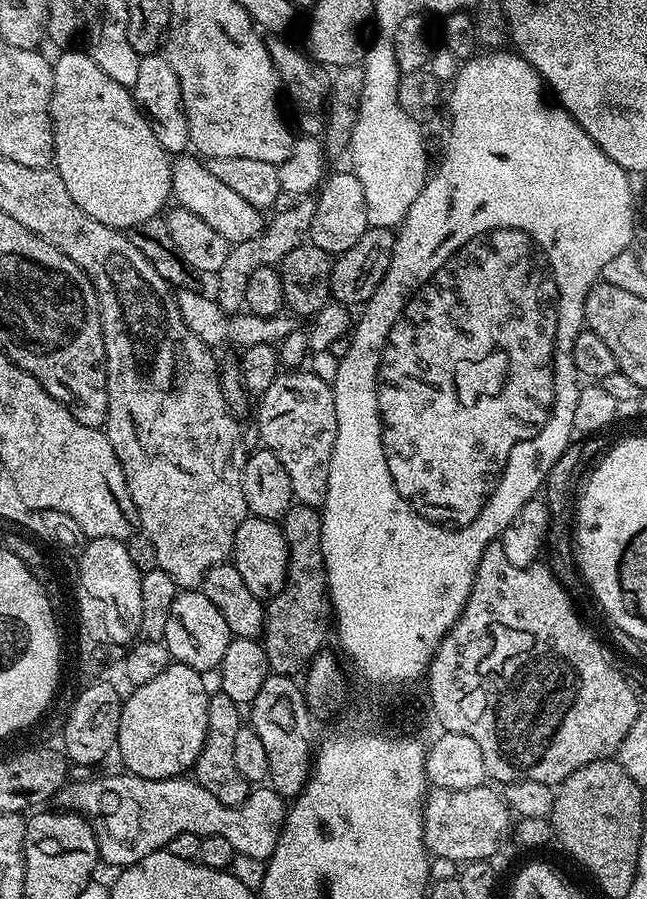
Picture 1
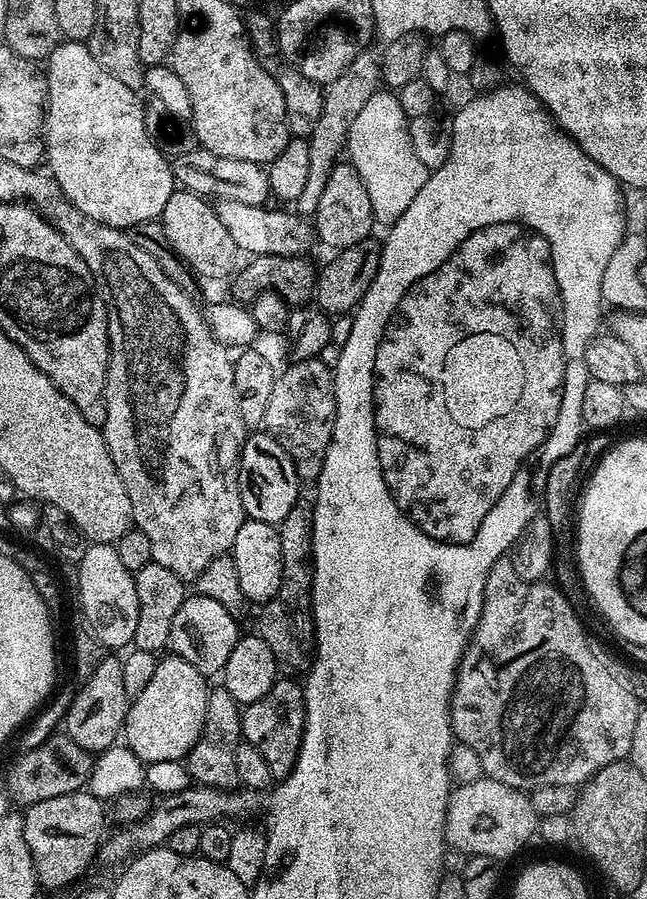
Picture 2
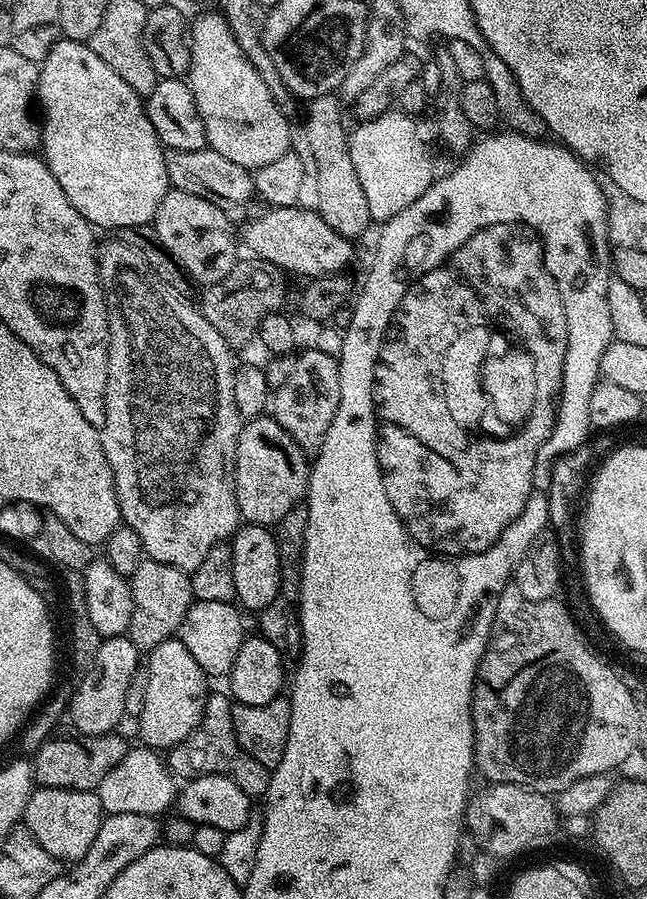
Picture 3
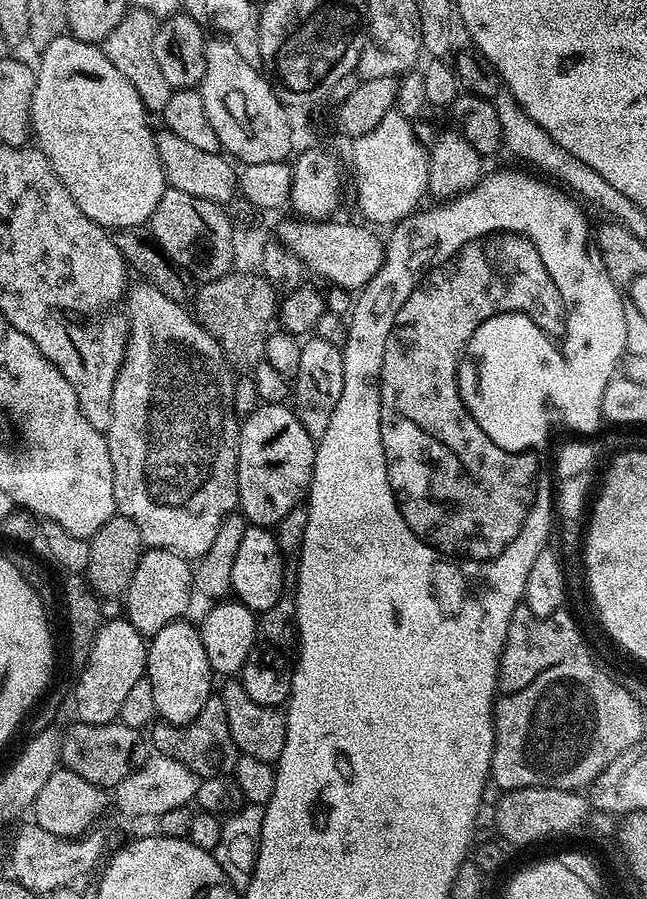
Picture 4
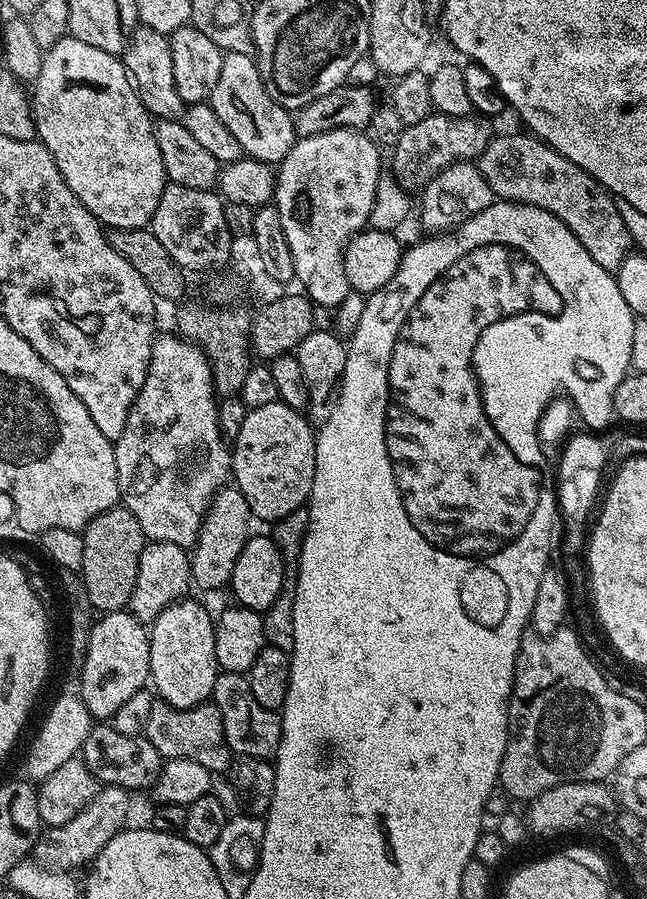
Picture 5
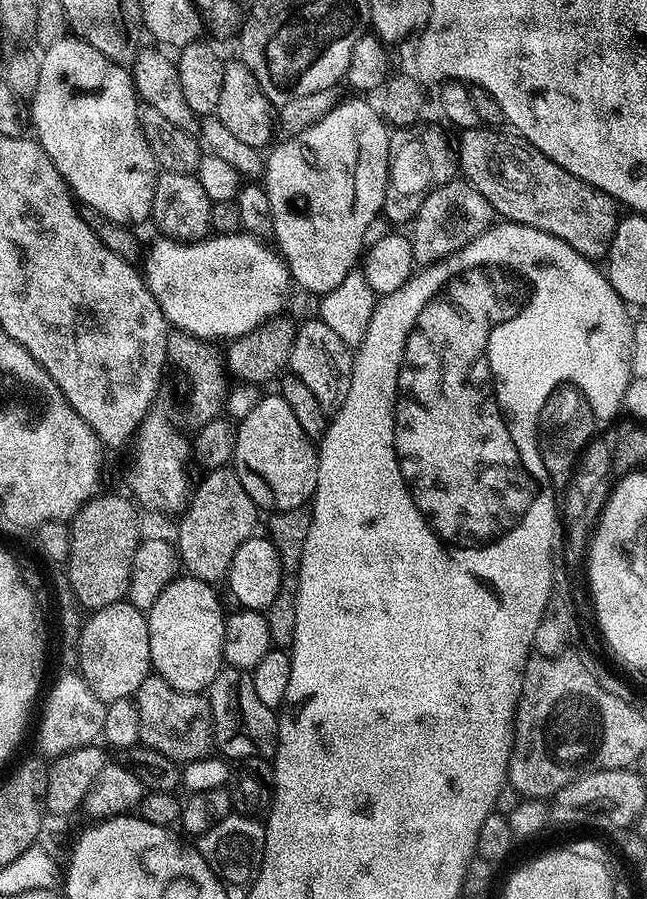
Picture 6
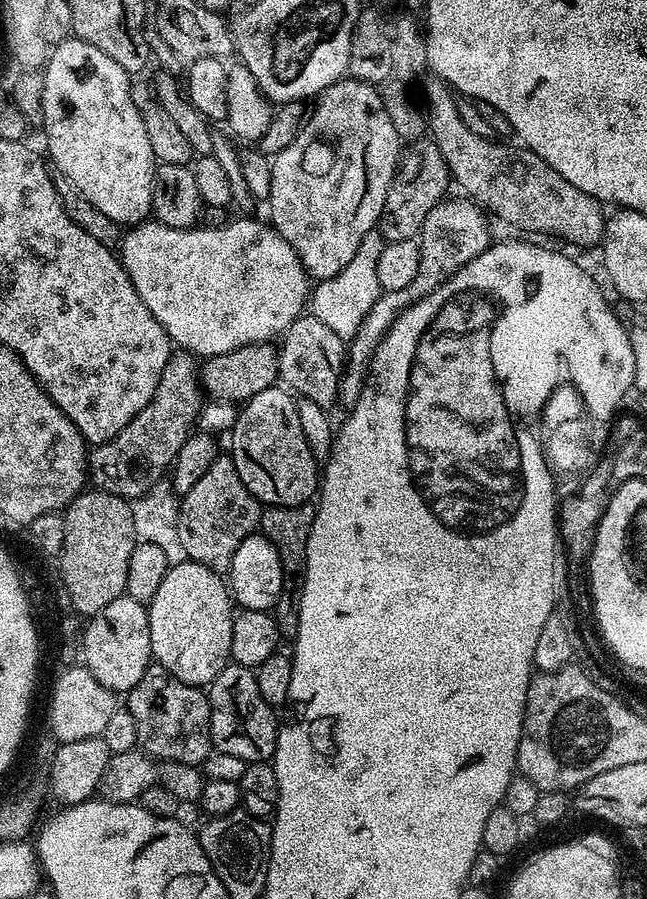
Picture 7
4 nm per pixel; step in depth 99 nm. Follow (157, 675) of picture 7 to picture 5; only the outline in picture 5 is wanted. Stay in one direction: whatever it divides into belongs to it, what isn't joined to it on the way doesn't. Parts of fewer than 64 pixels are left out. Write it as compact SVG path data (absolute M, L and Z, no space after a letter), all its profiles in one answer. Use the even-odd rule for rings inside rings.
M163 702L153 703L143 736L152 743L154 750L158 750L158 754L165 761L190 759L204 766L211 774L227 773L234 759L234 754L226 742L226 734L222 730L222 714L218 714L218 706L211 702L193 708L175 708Z

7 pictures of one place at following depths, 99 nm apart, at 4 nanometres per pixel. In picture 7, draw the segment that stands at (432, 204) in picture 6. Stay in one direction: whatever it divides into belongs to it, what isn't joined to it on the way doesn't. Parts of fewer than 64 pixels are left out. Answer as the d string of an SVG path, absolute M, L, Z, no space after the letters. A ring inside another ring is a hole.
M445 198L426 214L426 222L422 222L422 230L418 237L420 245L420 261L418 262L418 274L410 286L402 286L397 292L381 291L378 302L366 314L362 326L358 326L358 334L346 348L346 367L344 376L340 379L339 403L345 406L355 404L360 397L360 389L364 387L364 377L368 371L368 365L372 362L372 356L376 353L376 347L382 342L384 335L390 330L390 326L399 318L404 309L412 305L416 300L422 299L434 289L439 288L458 271L466 262L478 258L493 243L494 236L488 233L488 220L485 209L481 208L475 200L451 200Z

